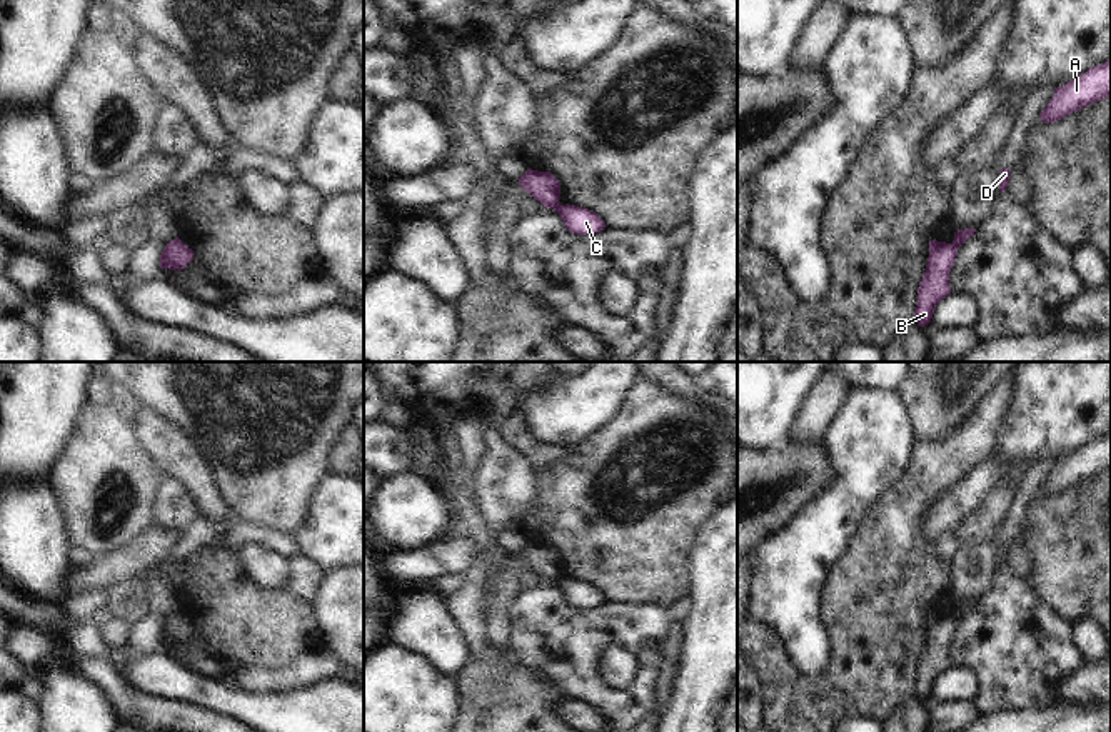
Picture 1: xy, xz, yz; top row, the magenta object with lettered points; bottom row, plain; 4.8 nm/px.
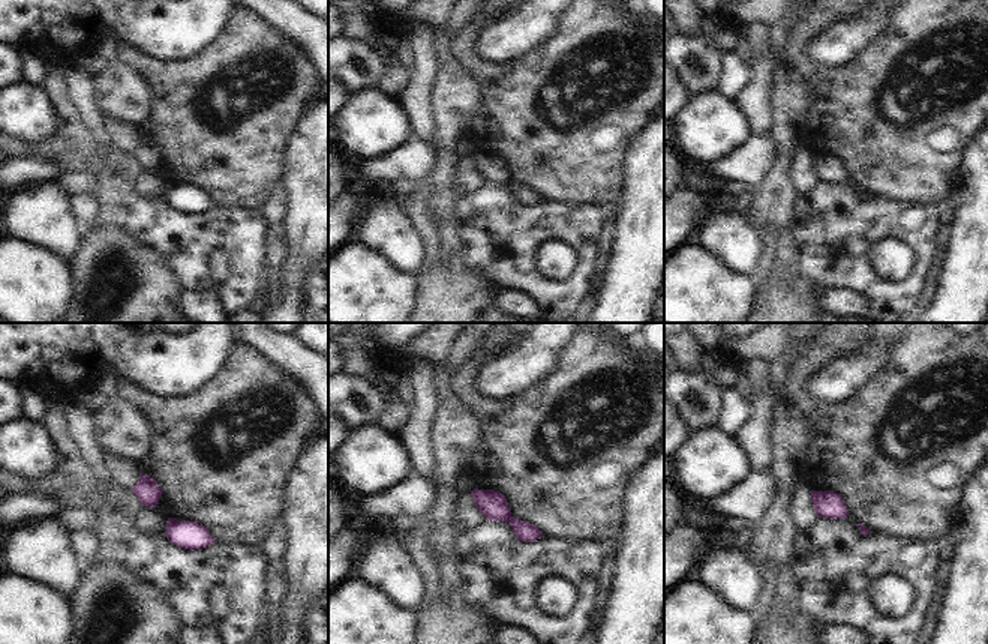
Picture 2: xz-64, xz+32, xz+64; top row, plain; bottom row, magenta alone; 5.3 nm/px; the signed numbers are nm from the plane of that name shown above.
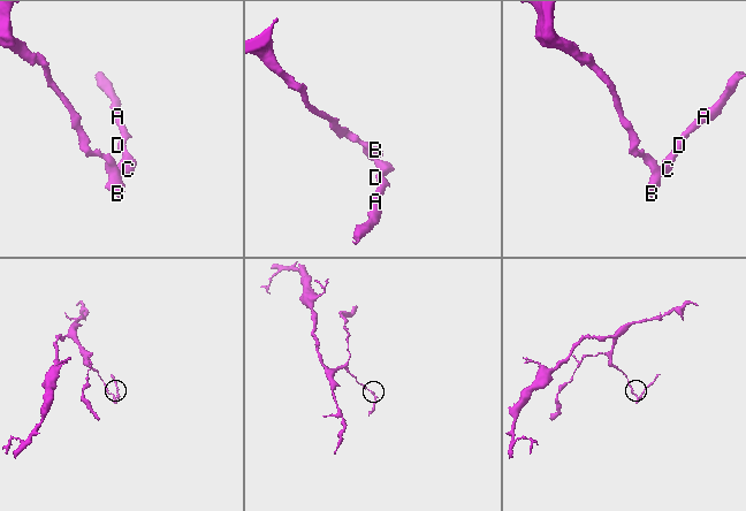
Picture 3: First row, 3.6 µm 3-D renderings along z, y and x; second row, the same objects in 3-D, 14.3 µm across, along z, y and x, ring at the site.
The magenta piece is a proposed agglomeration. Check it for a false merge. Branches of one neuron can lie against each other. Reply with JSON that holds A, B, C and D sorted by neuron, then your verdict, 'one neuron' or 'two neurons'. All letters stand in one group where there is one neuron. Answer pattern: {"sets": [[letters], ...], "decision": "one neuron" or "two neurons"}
{"sets": [["A", "C", "D"], ["B"]], "decision": "two neurons"}

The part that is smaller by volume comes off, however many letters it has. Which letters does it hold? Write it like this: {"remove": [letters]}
{"remove": ["A", "C", "D"]}

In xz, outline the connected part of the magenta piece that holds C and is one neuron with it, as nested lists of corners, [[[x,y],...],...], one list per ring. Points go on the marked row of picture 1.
[[[557,203],[554,210],[561,215],[566,228],[577,235],[594,235],[606,228],[604,220],[587,208]]]

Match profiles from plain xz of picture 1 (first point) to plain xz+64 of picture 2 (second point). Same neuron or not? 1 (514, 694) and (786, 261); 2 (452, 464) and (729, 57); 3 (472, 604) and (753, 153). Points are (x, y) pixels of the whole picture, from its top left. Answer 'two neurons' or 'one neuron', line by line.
1: two neurons
2: two neurons
3: two neurons

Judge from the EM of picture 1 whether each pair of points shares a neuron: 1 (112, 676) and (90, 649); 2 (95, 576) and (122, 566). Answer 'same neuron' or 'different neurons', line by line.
1: different neurons
2: same neuron

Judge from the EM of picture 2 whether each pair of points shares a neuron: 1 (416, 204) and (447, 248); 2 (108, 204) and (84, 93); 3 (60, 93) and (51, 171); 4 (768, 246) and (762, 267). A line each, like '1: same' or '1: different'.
1: different
2: same
3: different
4: same

